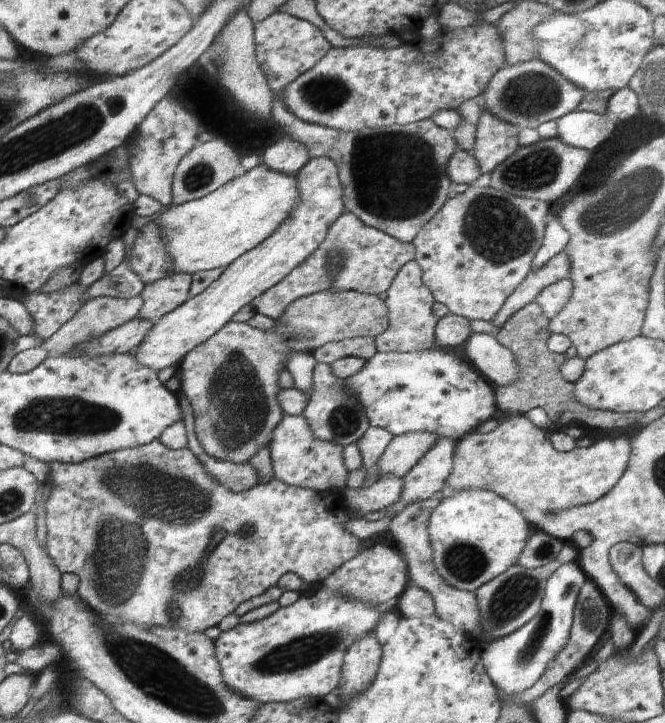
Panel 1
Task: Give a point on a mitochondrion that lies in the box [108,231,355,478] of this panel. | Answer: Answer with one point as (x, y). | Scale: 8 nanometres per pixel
(238, 406)

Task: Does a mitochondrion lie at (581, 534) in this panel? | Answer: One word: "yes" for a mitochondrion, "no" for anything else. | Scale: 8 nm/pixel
no

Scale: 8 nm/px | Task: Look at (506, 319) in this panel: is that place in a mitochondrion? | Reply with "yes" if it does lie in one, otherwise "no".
no

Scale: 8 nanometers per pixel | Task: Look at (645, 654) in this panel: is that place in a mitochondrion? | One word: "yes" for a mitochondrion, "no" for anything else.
no

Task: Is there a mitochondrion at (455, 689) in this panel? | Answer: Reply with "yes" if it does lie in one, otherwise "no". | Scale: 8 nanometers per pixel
no

